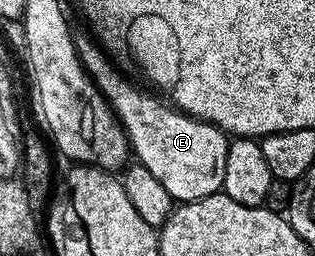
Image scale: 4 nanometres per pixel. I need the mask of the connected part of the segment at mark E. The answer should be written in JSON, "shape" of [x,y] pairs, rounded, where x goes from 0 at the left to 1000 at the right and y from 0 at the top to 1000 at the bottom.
{"shape":[[[279,156],[244,160],[244,211],[308,344],[371,445],[397,512],[397,539],[410,547],[419,609],[444,645],[467,652],[467,668],[479,668],[479,684],[492,684],[492,699],[505,699],[517,730],[530,730],[552,789],[616,785],[705,750],[708,668],[721,652],[730,559],[717,520],[667,473],[635,473],[625,457],[578,441],[470,344],[444,348],[441,336],[394,316],[384,305],[387,273],[349,234],[330,188],[305,156]]]}

